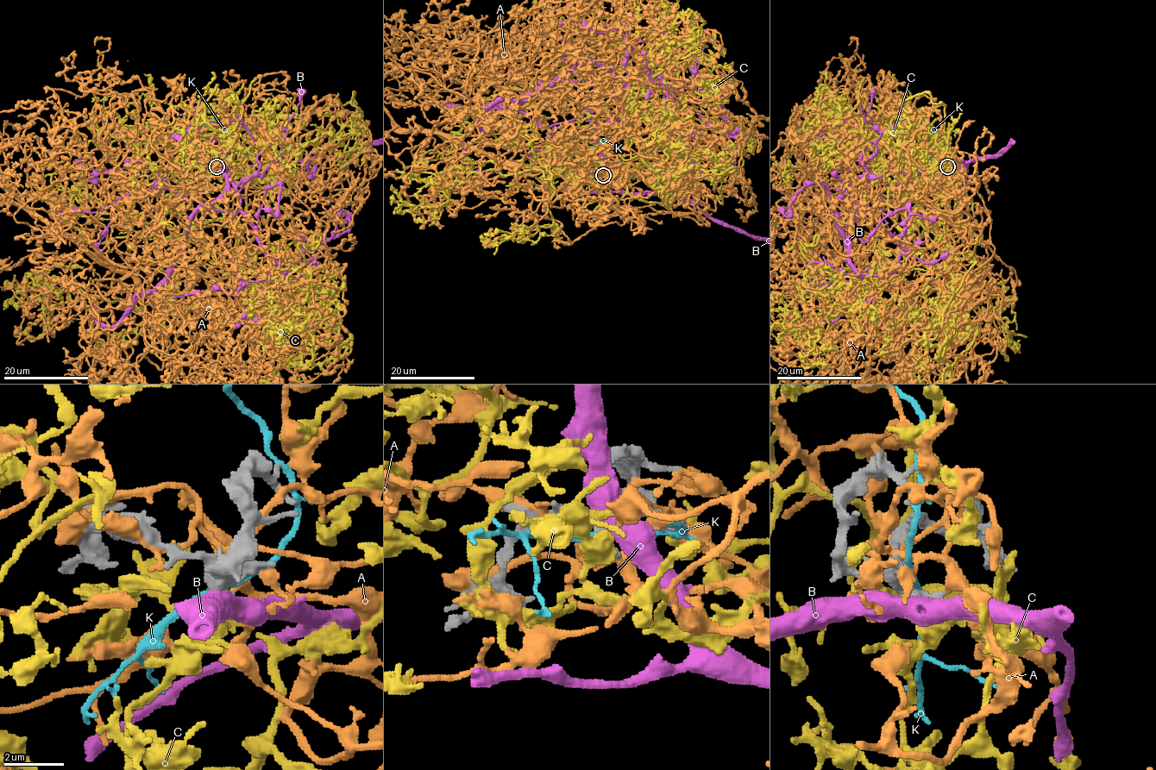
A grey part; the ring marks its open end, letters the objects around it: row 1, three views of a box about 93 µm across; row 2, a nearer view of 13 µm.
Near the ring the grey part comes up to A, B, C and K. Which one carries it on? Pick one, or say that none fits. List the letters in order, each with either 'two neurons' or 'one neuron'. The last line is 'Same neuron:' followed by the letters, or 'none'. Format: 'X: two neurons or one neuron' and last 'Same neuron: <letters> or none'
A: two neurons
B: two neurons
C: one neuron
K: two neurons
Same neuron: C

